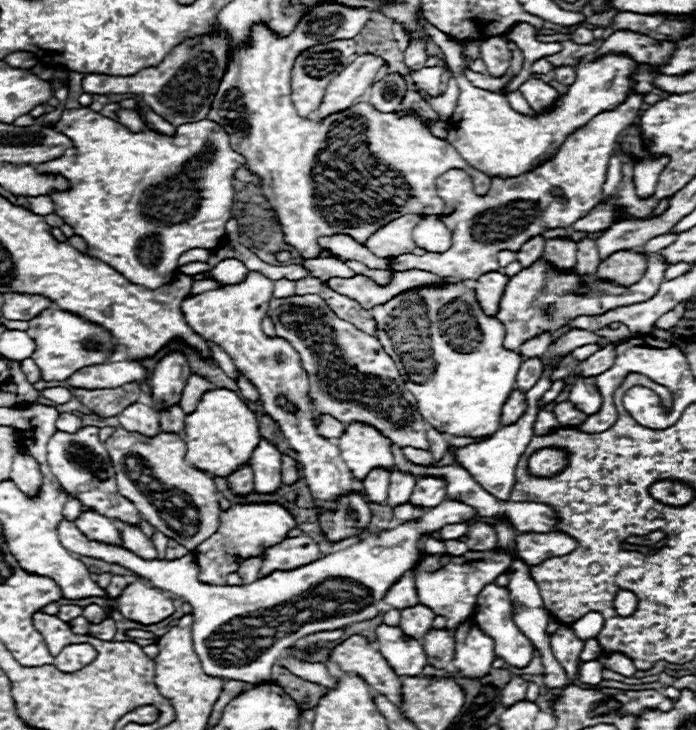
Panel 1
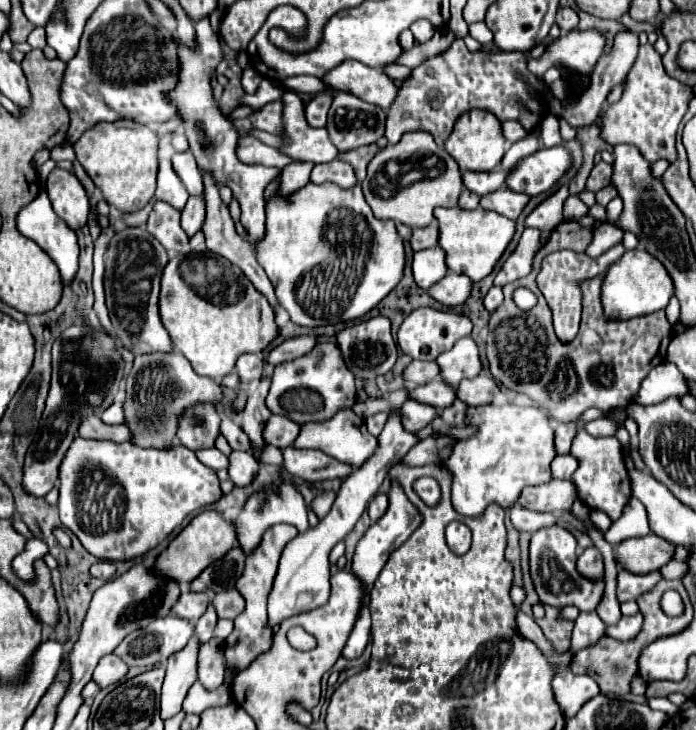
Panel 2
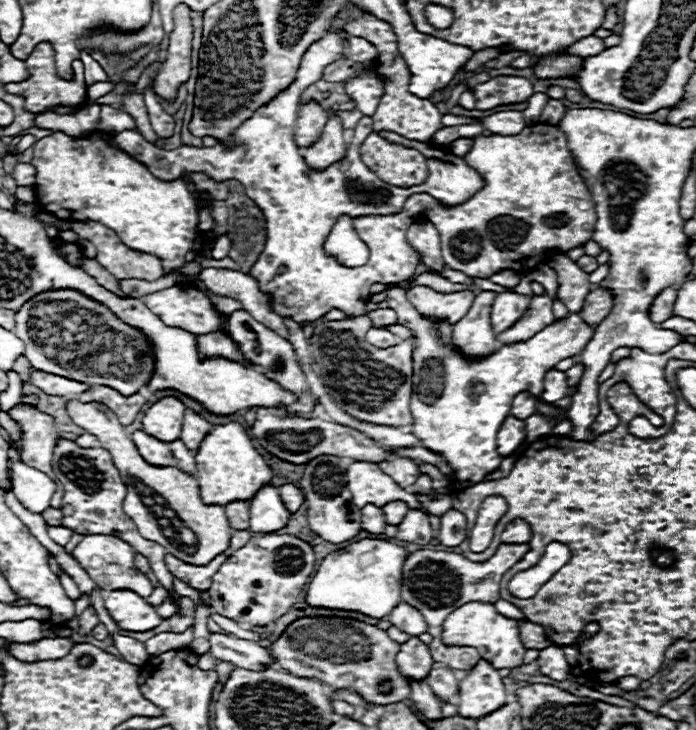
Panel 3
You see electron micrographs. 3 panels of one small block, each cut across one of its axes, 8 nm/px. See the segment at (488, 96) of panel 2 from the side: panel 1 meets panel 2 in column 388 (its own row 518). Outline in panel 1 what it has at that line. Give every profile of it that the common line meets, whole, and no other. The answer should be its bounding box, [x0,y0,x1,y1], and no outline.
[48,426,142,526]

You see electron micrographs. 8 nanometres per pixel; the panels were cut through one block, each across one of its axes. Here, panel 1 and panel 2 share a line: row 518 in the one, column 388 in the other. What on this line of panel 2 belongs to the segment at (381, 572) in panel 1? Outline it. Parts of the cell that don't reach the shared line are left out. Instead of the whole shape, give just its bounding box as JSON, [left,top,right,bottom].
[268,412,418,628]

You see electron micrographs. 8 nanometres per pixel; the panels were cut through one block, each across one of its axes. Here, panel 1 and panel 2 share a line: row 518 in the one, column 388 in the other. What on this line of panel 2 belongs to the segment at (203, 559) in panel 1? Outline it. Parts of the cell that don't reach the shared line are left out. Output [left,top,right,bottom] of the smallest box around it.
[254,182,406,326]

